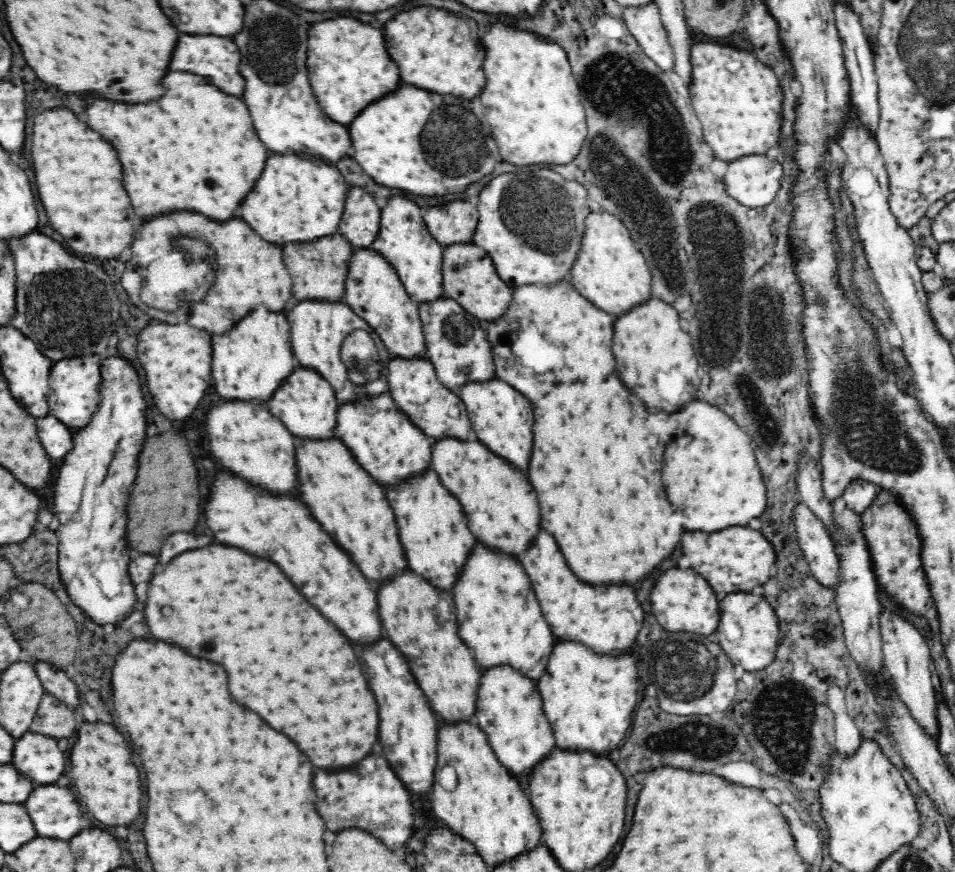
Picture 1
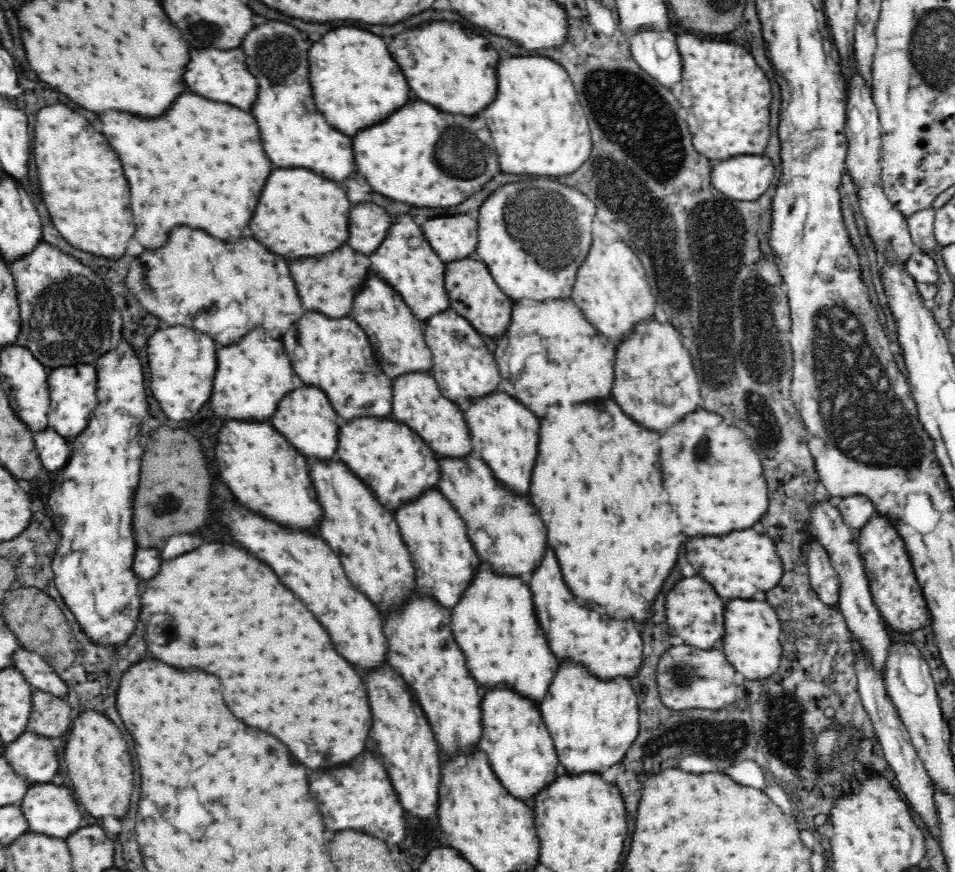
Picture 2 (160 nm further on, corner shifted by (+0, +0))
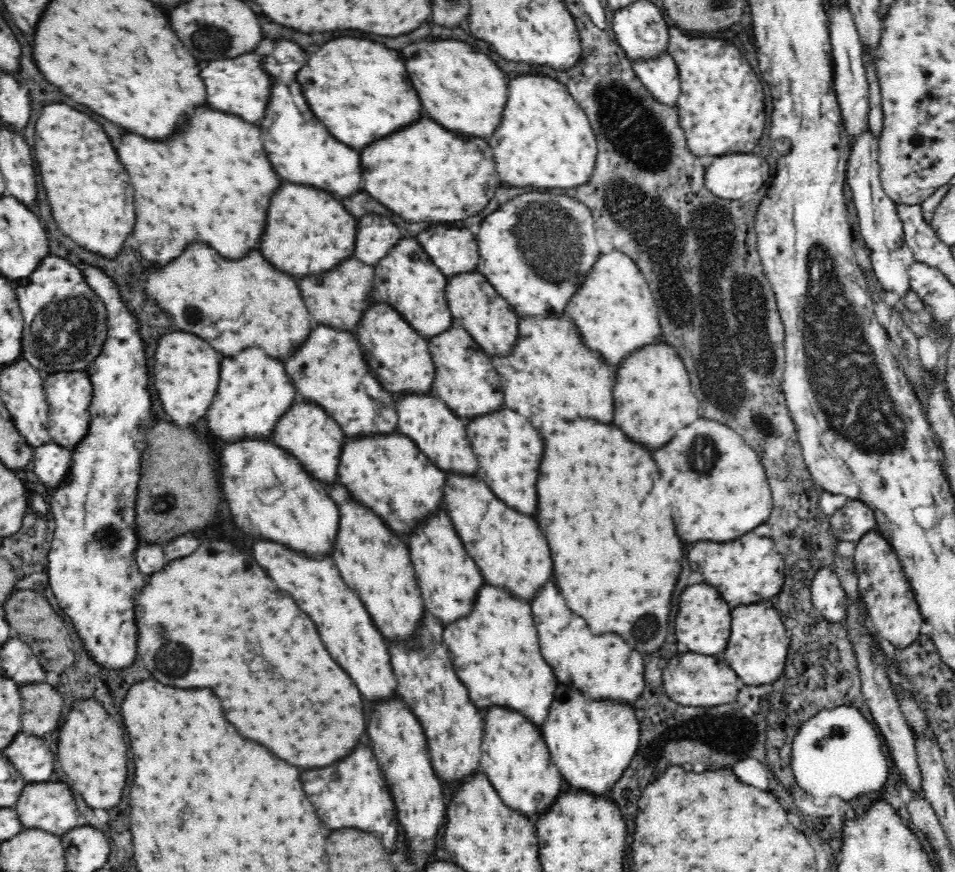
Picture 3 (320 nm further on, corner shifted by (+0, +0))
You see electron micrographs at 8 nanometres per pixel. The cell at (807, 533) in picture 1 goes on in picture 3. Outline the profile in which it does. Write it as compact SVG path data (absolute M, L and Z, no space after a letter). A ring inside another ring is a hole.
M831 568L817 570L811 576L811 601L816 610L830 623L844 623L847 617L846 591Z

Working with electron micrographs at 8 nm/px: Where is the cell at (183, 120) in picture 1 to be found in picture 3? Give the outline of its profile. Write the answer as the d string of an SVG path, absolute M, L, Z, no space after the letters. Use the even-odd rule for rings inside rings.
M198 108L186 120L180 134L166 142L152 142L138 134L122 136L118 146L120 162L126 166L134 184L136 202L136 226L134 238L138 240L140 254L160 266L170 264L188 244L204 242L226 260L238 260L246 256L264 232L266 212L272 194L278 190L280 180L268 162L262 146L260 128L252 126L238 116L224 116L210 108Z

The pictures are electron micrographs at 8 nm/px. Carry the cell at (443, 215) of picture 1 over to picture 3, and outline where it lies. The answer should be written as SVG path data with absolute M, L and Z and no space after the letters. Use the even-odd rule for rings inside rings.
M441 223L415 237L430 261L448 279L477 270L479 249L470 230L454 228L448 224L442 226Z

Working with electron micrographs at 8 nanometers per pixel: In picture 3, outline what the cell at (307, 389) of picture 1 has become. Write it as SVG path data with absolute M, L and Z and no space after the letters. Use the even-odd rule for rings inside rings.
M316 403L294 404L274 427L270 440L280 448L289 451L290 454L294 454L304 464L304 470L310 472L314 478L326 484L336 482L336 470L338 470L340 452L342 452L346 435L342 432L340 425Z

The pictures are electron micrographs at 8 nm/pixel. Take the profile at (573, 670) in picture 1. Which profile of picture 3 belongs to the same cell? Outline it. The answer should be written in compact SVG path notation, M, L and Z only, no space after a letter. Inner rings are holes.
M558 686L548 720L542 724L542 734L552 762L568 784L594 796L604 796L612 790L638 748L640 723L632 708L618 701L588 700L576 689Z

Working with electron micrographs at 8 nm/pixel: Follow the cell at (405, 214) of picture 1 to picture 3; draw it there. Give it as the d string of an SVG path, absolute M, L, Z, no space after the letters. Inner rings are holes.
M416 237L410 238L404 238L400 244L393 246L390 254L375 266L374 295L396 309L402 319L428 342L455 326L445 297L448 278L430 261L430 257L418 245Z

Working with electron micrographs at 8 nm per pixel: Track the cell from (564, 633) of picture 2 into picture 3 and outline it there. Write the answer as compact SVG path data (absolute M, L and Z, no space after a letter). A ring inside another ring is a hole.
M550 580L534 598L532 614L540 638L544 660L556 672L560 684L568 684L592 701L618 701L633 706L645 689L644 660L616 634L592 636L586 622L580 620L564 602Z

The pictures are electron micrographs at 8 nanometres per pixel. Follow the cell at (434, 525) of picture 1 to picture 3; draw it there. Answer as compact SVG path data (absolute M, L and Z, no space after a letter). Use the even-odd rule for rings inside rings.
M438 512L438 516L430 518L424 526L416 528L416 532L406 543L410 548L411 562L418 576L418 586L422 590L426 610L434 614L442 624L450 624L468 616L484 580L478 566L466 554L446 512Z

